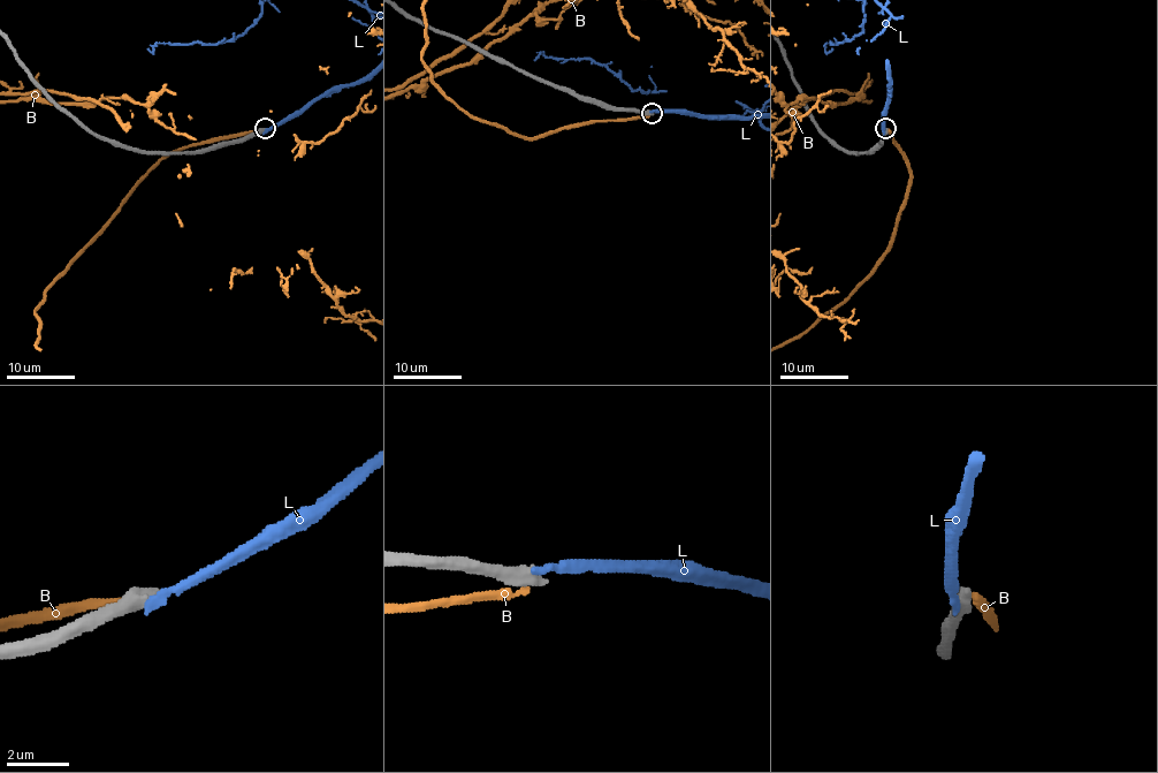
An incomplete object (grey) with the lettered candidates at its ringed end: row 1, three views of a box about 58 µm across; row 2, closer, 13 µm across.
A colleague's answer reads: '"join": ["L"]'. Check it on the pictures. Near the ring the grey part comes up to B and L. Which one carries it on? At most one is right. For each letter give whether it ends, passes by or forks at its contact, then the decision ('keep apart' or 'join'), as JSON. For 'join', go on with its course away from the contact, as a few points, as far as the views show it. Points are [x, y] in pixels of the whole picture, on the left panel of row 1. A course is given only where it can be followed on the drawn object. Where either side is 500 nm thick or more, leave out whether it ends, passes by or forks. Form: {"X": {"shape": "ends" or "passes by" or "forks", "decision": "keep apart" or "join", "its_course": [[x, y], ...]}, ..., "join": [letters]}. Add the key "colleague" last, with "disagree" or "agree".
{"B": {"decision": "keep apart"}, "L": {"decision": "keep apart"}, "join": [], "colleague": "disagree"}

